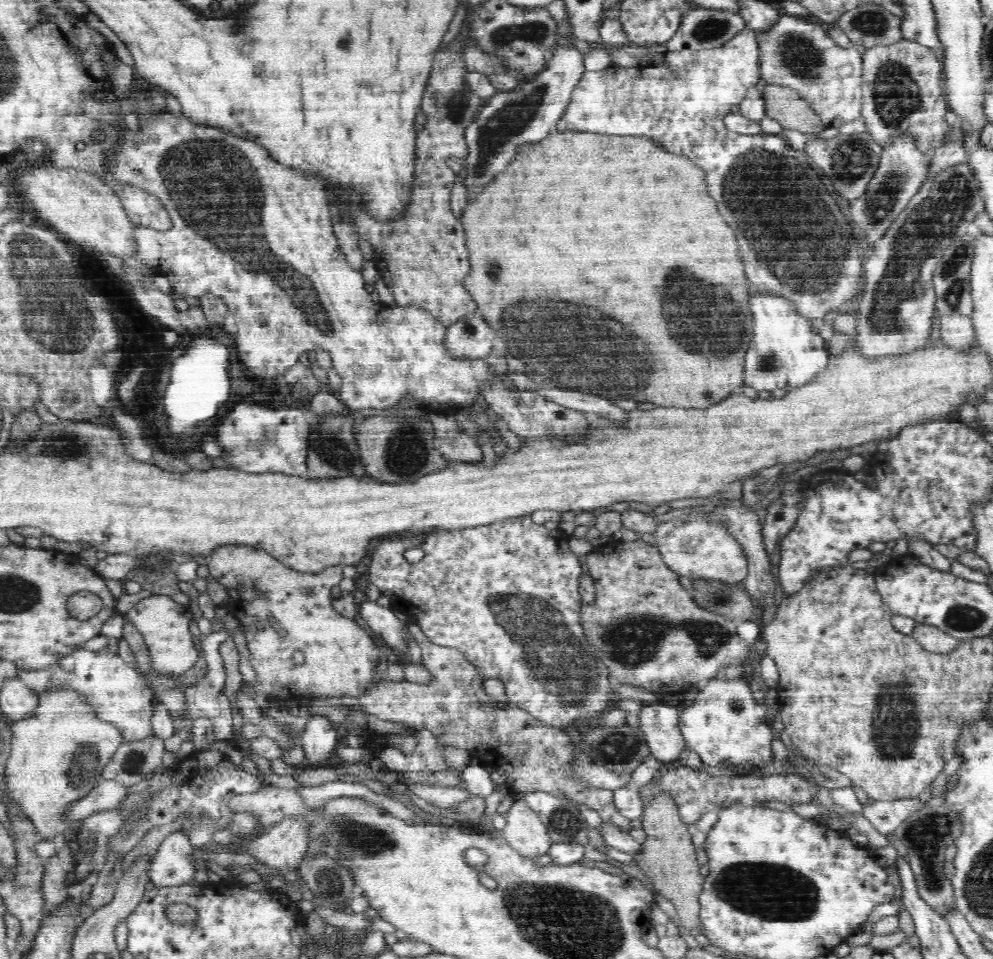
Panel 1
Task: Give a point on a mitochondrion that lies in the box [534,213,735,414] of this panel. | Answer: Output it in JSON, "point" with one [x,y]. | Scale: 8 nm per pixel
{"point":[630,376]}

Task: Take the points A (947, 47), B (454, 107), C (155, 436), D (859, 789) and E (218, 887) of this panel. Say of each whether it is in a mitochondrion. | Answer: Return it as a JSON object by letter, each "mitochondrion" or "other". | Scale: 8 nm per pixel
{"A":"other","B":"mitochondrion","C":"other","D":"other","E":"other"}

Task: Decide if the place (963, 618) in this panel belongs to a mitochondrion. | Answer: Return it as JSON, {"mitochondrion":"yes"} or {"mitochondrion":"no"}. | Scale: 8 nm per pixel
{"mitochondrion":"yes"}

